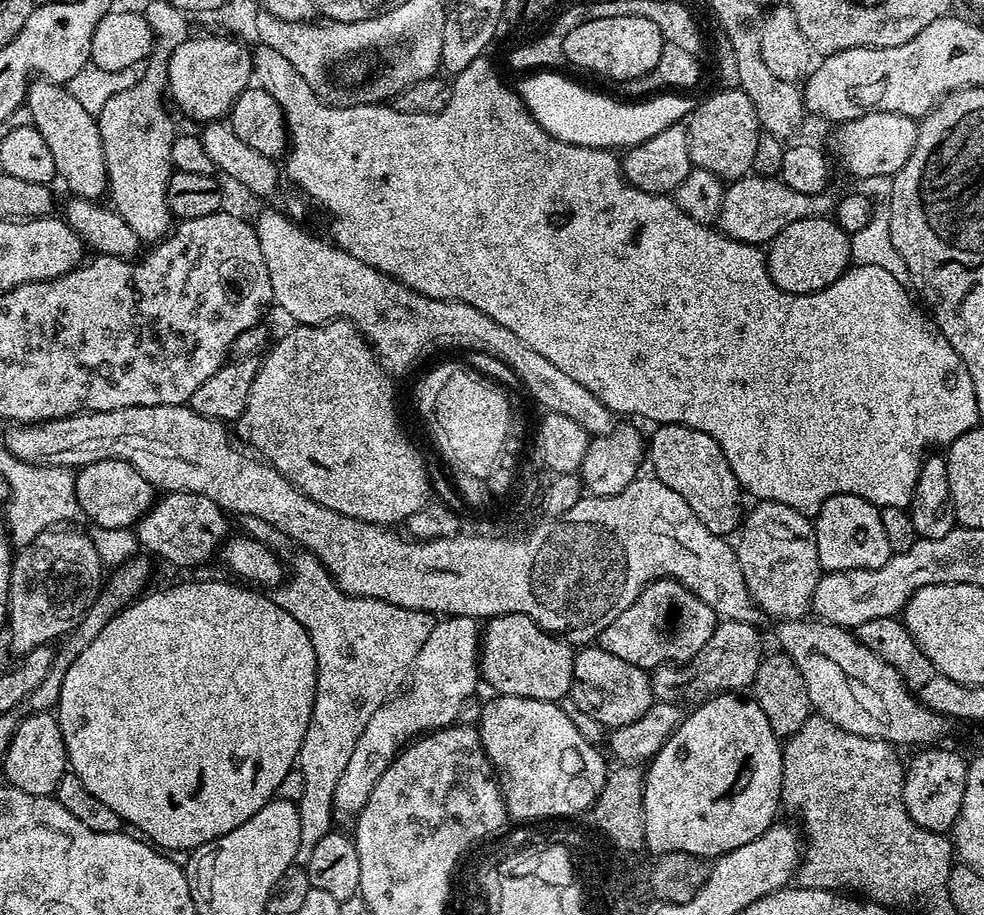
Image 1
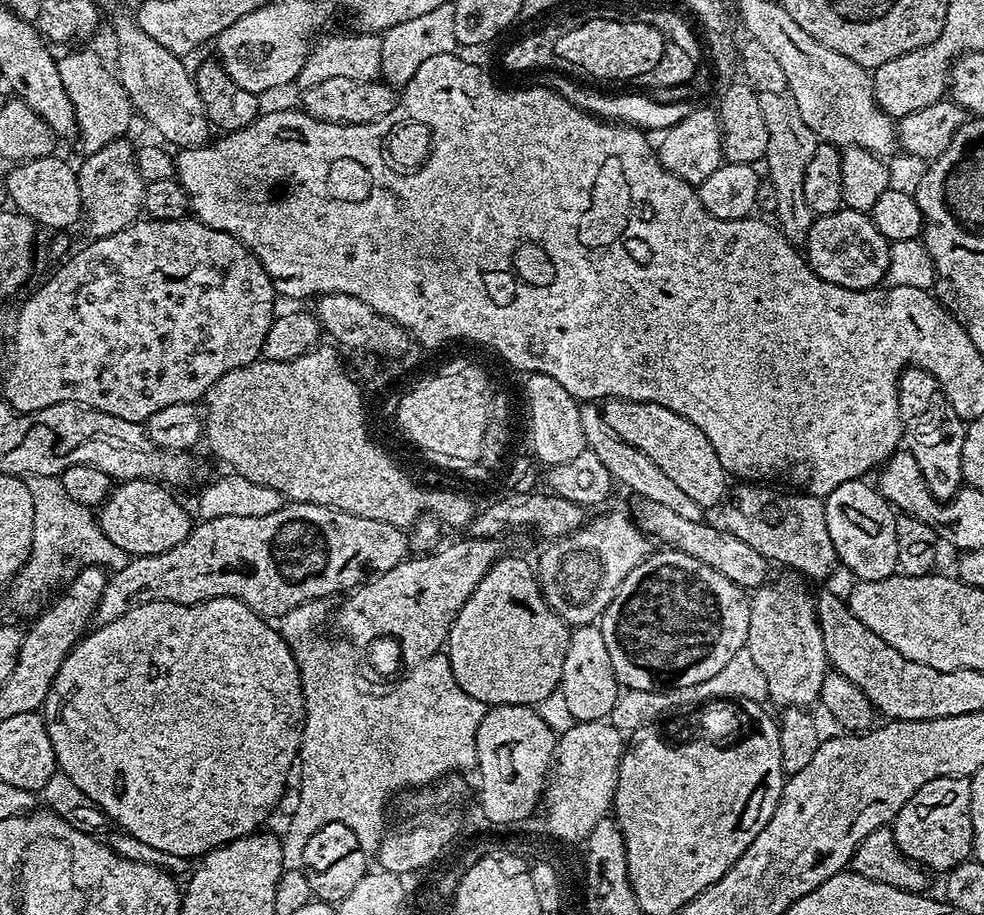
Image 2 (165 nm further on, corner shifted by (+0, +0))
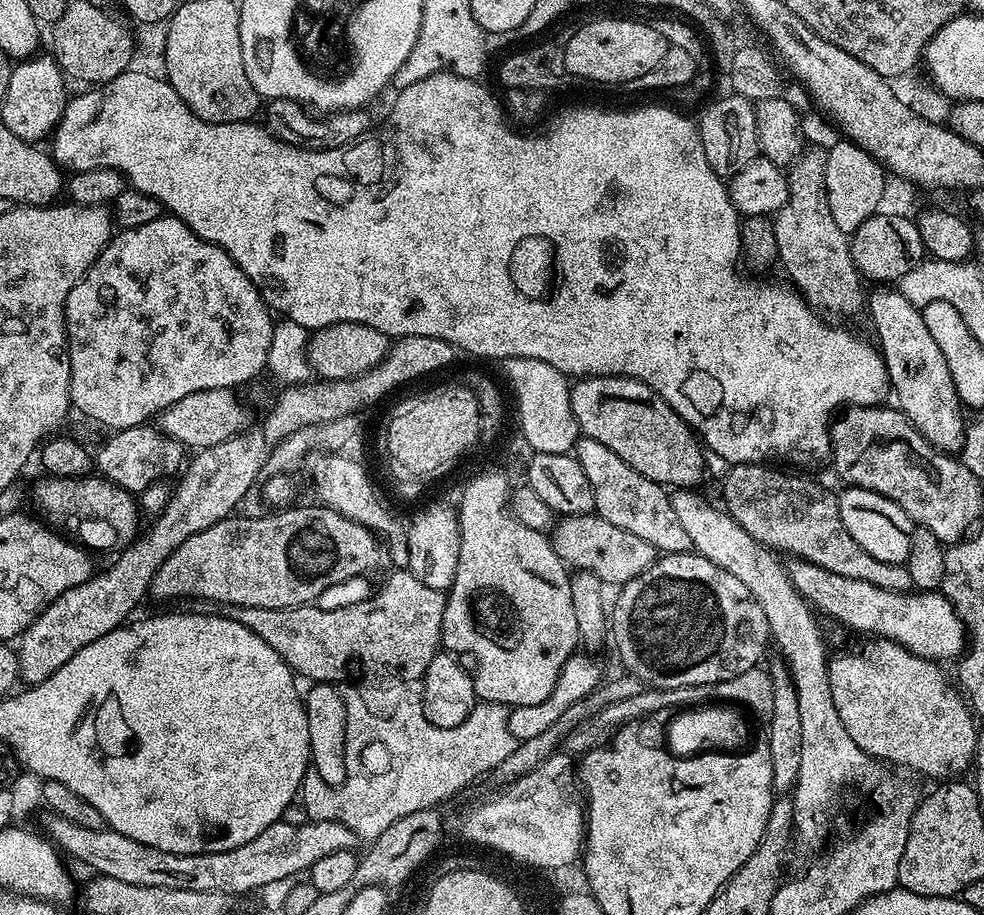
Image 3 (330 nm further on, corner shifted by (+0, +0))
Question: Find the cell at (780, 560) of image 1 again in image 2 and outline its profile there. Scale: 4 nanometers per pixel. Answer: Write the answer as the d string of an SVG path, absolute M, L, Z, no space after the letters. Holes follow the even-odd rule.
M786 574L777 584L765 582L750 596L750 634L746 651L762 670L762 678L768 683L768 700L777 704L777 709L808 708L820 698L820 690L825 676L830 671L826 646L822 642L822 630L816 617L816 601L813 593L808 593L809 585L795 575Z

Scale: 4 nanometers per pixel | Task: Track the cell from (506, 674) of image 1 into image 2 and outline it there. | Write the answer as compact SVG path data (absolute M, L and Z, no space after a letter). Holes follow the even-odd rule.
M508 554L493 564L492 569L482 578L482 582L478 582L474 594L470 594L470 598L454 618L446 651L458 686L462 686L462 690L466 690L470 698L478 698L478 702L486 706L538 706L551 692L559 689L569 635L569 625L544 601L533 565L531 568L526 561Z

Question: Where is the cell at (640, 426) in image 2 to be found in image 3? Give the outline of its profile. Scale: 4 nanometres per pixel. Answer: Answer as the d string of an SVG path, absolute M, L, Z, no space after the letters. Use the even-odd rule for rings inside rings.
M586 376L577 379L571 385L571 390L570 406L581 433L602 442L606 450L614 450L614 454L618 454L622 462L638 470L638 474L672 490L695 489L695 484L705 478L705 449L695 431L657 392L650 390L650 386L646 386L641 380L632 380L628 376Z

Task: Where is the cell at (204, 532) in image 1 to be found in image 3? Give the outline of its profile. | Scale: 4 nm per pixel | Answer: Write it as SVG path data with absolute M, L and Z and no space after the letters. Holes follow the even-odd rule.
M99 474L74 478L45 475L43 479L33 486L32 492L30 488L30 496L36 499L36 504L40 507L39 515L45 521L52 522L52 519L56 519L58 523L64 524L63 531L85 549L97 548L100 552L115 553L136 540L141 531L142 512L133 493Z

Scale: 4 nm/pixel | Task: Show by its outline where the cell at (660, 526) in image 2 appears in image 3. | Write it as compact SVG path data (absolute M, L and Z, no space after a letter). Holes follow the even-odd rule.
M581 435L574 449L576 461L586 470L586 478L590 478L590 487L594 490L596 503L595 515L606 518L606 522L614 522L614 526L622 530L630 530L638 538L650 542L657 553L693 551L690 534L682 530L682 525L672 509L672 497L666 491L665 485L655 484L650 478L638 474L614 450L606 450L602 442Z

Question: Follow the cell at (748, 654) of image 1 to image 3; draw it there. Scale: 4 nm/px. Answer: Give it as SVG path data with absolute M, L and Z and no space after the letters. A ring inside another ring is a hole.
M757 666L746 670L746 674L738 674L738 678L726 678L717 684L703 684L702 686L686 686L685 688L662 688L659 690L645 690L638 694L638 698L626 698L626 702L618 702L620 708L606 706L587 724L578 726L569 738L572 740L572 747L568 752L572 754L587 754L593 748L599 748L611 737L617 726L628 726L633 722L639 721L636 712L643 716L649 716L648 708L653 708L655 712L670 706L678 706L678 702L687 700L699 700L700 697L710 695L727 696L732 699L733 705L743 706L751 715L755 716L761 722L767 722L774 714L774 686L772 677L767 671L763 672L763 667Z

